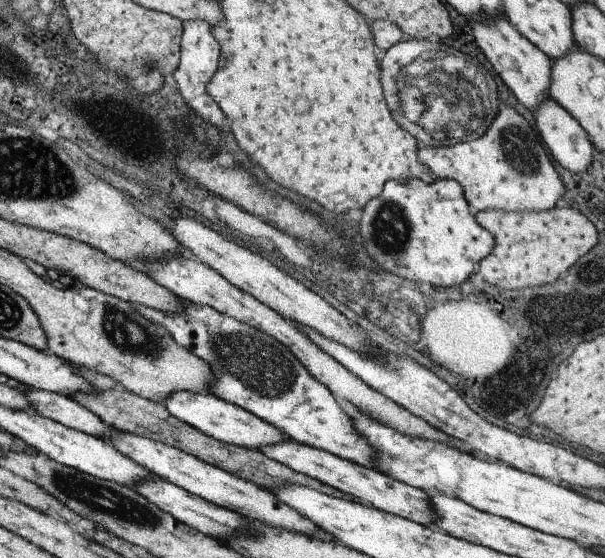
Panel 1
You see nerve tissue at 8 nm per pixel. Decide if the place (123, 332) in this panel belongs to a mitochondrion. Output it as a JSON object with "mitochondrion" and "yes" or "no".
{"mitochondrion":"yes"}

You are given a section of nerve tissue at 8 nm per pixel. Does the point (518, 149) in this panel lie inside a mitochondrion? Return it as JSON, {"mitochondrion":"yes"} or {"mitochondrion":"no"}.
{"mitochondrion":"yes"}

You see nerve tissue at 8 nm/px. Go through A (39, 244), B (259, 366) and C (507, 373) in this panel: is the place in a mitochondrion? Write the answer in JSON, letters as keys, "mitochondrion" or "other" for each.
{"A":"other","B":"mitochondrion","C":"other"}

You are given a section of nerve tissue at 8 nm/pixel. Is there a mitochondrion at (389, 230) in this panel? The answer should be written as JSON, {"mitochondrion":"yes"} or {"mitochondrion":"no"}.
{"mitochondrion":"yes"}

